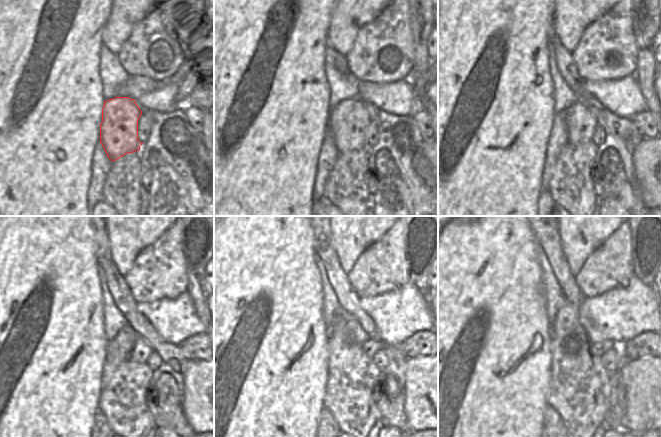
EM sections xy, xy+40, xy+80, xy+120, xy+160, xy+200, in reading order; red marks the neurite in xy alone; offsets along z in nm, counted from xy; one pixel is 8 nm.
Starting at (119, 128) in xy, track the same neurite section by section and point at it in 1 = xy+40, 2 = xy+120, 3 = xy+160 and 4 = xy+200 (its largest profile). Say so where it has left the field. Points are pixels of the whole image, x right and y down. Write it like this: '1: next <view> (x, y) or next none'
1: next xy+40 (348, 121)
2: next xy+120 (141, 351)
3: next xy+160 (372, 346)
4: next xy+200 (598, 348)

